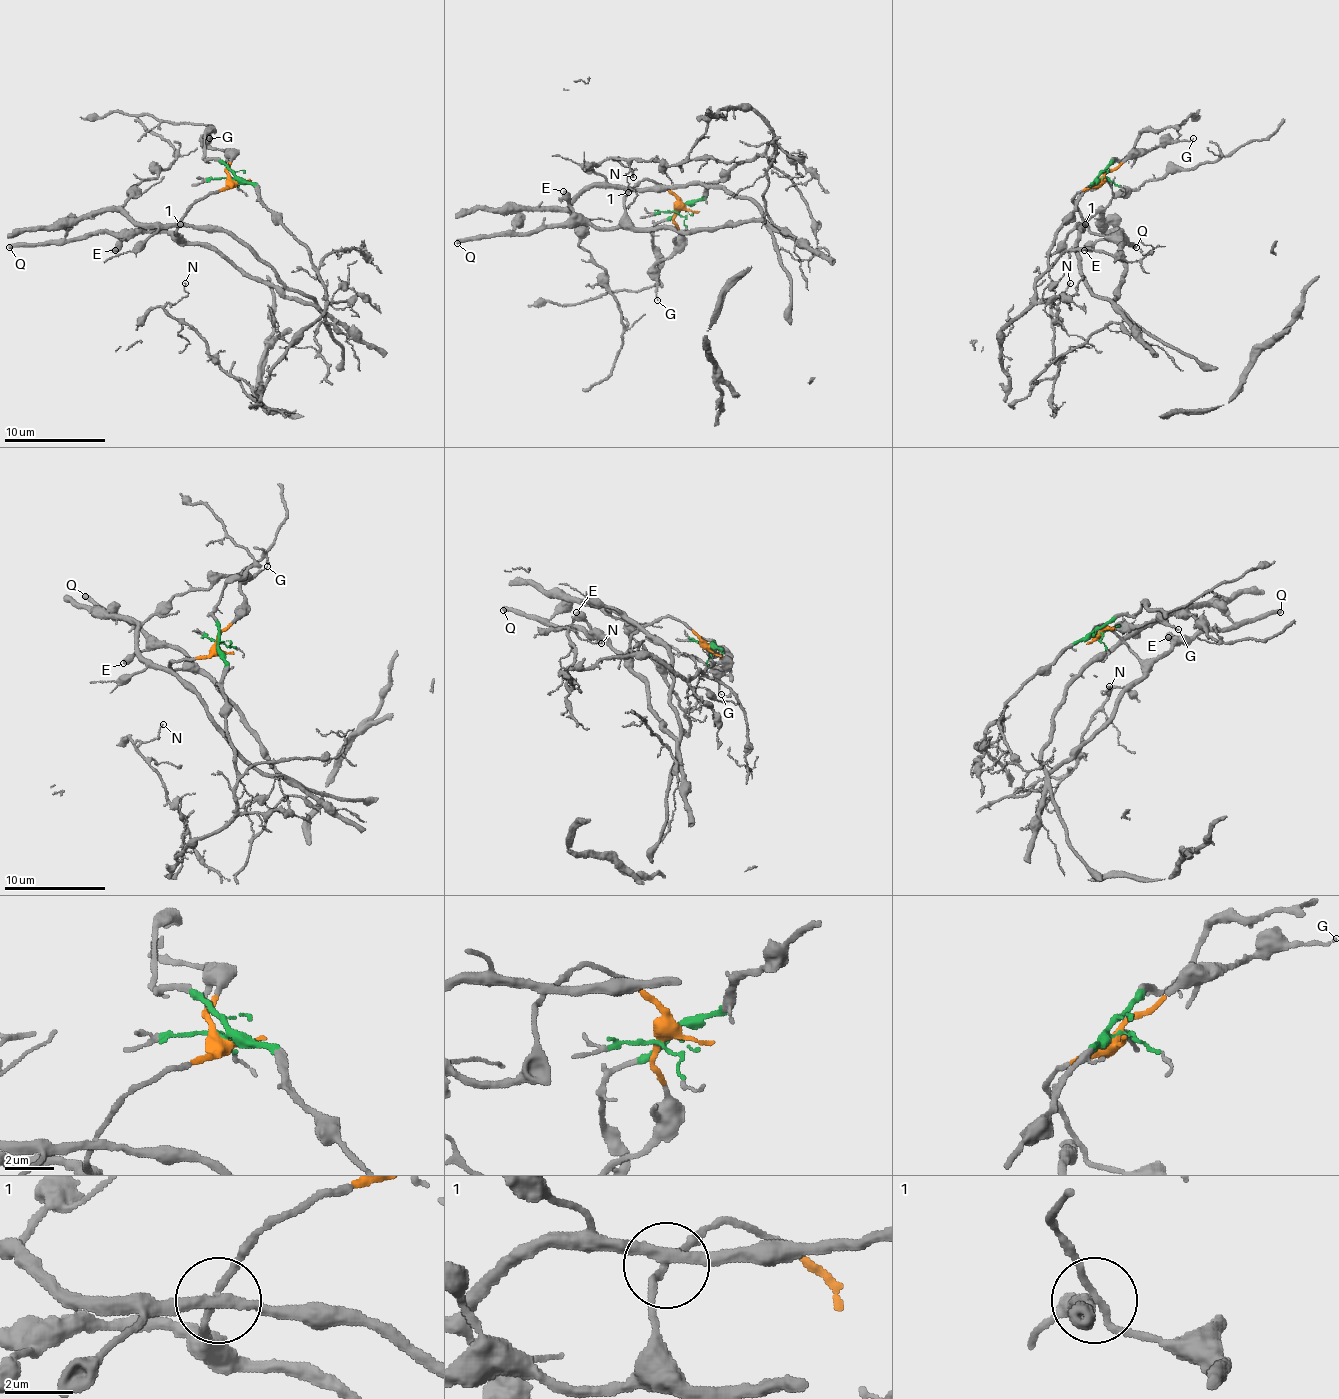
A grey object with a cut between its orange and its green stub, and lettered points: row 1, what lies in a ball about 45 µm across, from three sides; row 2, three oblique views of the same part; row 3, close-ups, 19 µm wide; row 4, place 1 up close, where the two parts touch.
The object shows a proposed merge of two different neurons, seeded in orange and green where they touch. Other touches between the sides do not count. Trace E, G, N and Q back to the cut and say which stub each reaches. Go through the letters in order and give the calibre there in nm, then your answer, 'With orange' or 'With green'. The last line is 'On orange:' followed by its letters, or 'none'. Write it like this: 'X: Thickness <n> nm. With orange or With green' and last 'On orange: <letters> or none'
E: Thickness 550 nm. With orange
G: Thickness 90 nm. With orange
N: Thickness 110 nm. With green
Q: Thickness 320 nm. With orange
On orange: E, G, Q

